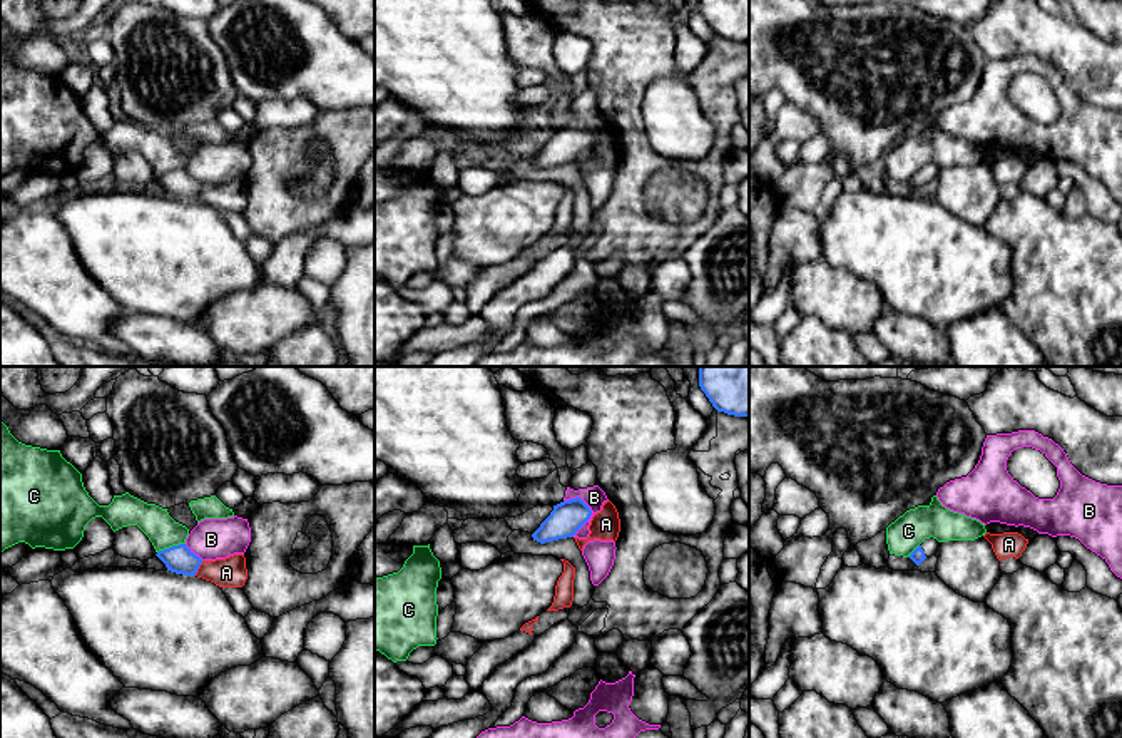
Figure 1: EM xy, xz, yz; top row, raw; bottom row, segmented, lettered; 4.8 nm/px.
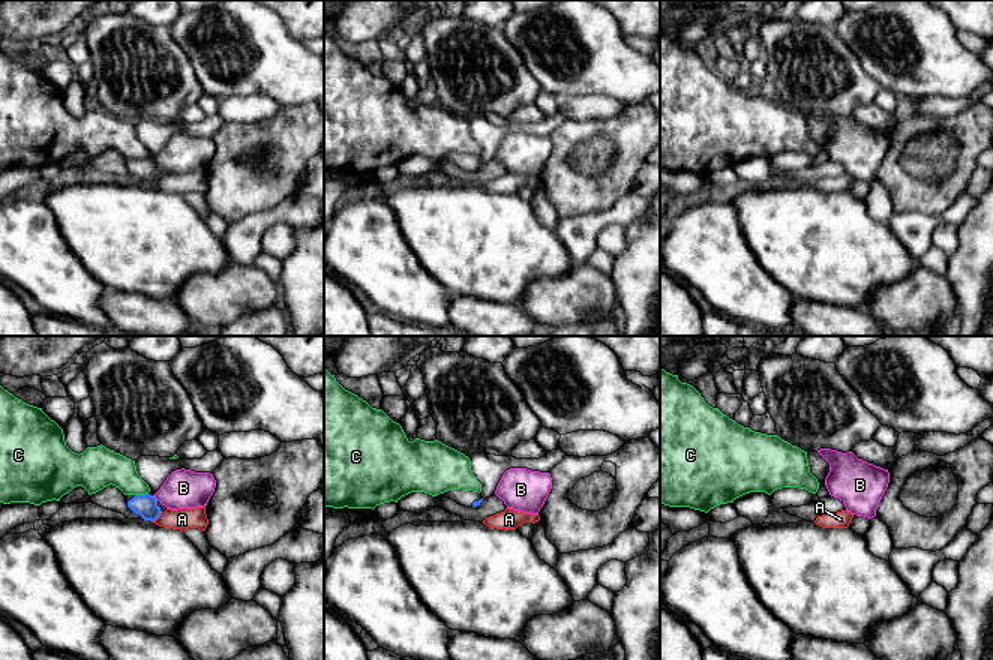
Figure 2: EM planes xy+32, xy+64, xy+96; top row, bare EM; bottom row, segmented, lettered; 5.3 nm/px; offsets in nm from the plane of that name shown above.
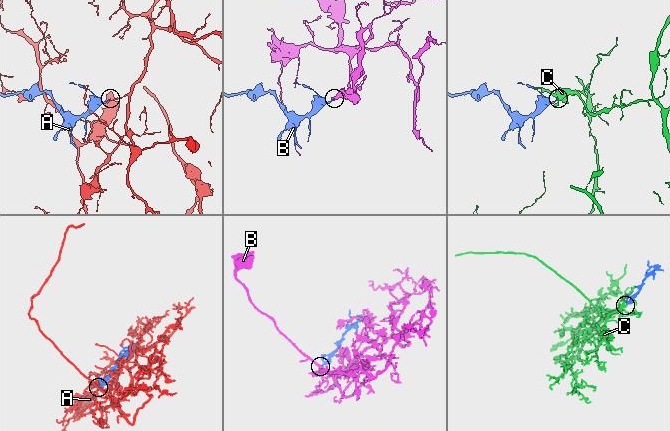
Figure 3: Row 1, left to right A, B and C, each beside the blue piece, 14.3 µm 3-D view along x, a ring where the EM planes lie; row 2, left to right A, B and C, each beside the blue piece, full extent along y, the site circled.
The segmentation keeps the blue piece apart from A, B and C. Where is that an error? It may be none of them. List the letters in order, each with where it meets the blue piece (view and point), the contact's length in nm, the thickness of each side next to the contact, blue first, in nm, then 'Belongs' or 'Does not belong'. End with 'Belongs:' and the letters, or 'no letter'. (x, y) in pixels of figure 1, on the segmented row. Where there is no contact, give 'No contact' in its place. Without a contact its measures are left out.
A: Touches blue at xy (198, 568). Shared border 80 nm. Thickness 140 nm (blue) against 140 nm. Does not belong
B: Touches blue at xz (591, 514). Shared border 200 nm. Thickness 160 nm (blue) against 100 nm. Does not belong
C: Touches blue at xy (173, 546). Shared border 140 nm. Thickness 140 nm (blue) against 160 nm. Does not belong
Belongs: no letter

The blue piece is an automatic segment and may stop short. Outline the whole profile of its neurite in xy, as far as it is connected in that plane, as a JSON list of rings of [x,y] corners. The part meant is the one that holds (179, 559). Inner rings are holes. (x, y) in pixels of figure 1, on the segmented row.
[[[186,544],[172,546],[156,554],[167,567],[167,571],[196,576],[202,559],[196,556]]]

